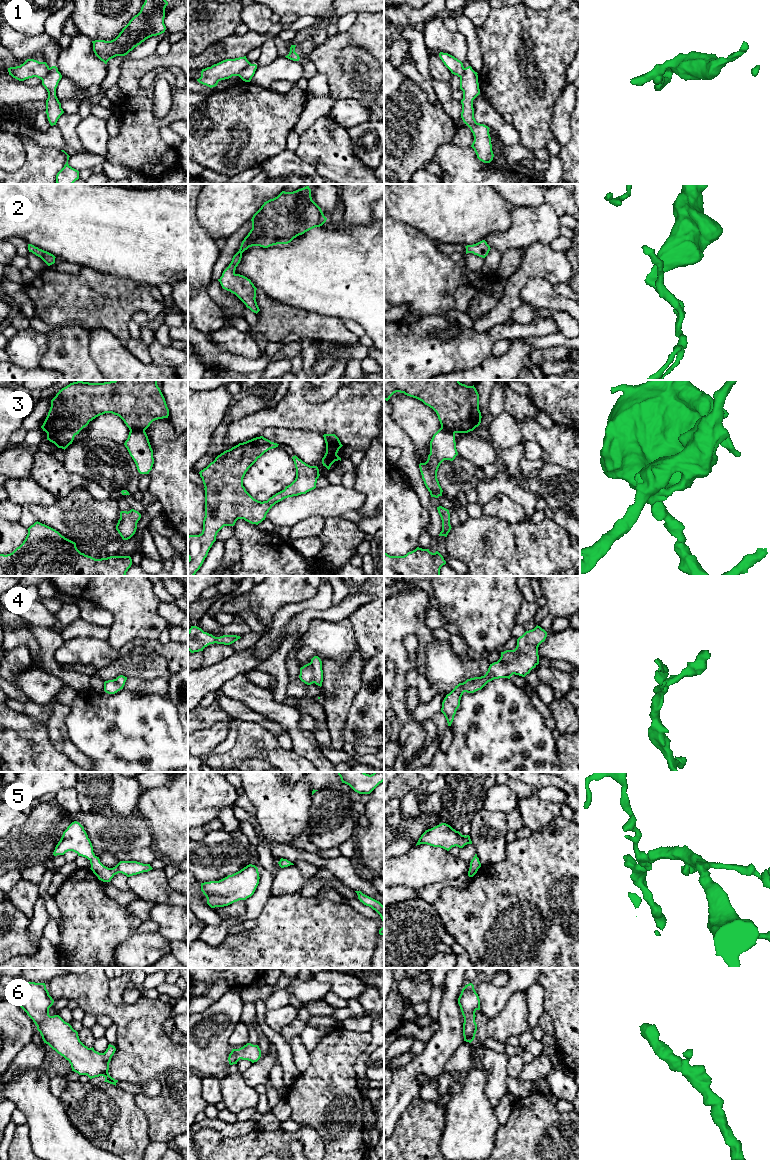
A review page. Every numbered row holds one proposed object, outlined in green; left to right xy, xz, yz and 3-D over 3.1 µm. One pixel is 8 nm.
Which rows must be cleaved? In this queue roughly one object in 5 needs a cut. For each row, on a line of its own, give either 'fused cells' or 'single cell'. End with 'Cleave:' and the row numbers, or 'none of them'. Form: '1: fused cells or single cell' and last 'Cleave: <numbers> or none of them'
1: fused cells
2: single cell
3: fused cells
4: single cell
5: single cell
6: single cell
Cleave: 1, 3

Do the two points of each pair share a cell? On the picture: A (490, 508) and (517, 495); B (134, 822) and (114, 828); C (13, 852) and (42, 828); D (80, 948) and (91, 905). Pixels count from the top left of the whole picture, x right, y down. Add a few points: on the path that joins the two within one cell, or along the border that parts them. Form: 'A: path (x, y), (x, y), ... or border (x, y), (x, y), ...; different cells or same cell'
A: border (487, 502), (497, 494), (505, 494), (526, 515); different cells
B: path (129, 827), (119, 828); same cell
C: path (20, 848), (35, 835); same cell
D: path (87, 937), (87, 916); same cell

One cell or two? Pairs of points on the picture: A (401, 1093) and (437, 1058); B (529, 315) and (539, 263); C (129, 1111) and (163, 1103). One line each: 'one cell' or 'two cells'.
A: one cell
B: two cells
C: two cells

